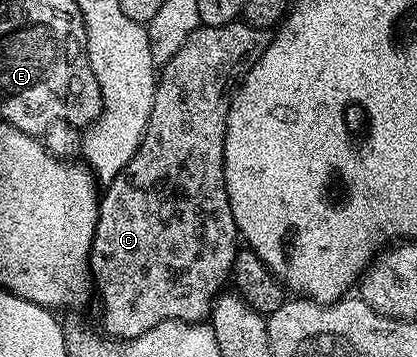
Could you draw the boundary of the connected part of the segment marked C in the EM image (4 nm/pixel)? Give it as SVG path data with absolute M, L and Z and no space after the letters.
M236 21L220 27L200 25L192 31L190 37L185 41L185 45L181 45L181 49L177 49L177 53L173 53L170 61L162 64L155 85L153 109L149 113L149 121L141 145L137 149L137 153L131 157L129 165L125 165L125 169L121 173L117 173L117 177L113 177L111 183L106 184L99 200L99 220L95 226L95 236L91 242L89 266L93 287L97 292L97 299L99 295L100 301L103 302L104 329L102 328L102 330L108 336L122 341L133 337L141 337L141 333L145 333L145 329L153 329L153 325L161 325L161 321L176 319L186 323L201 323L210 316L217 296L224 290L223 282L225 284L228 282L237 250L235 239L237 243L240 238L239 229L235 225L231 202L229 201L227 182L225 181L225 165L223 164L223 150L225 149L225 137L227 136L227 114L231 111L231 101L237 84L250 71L251 66L258 61L261 53L265 53L265 49L271 44L272 38L273 35L270 30L254 27L246 21Z

